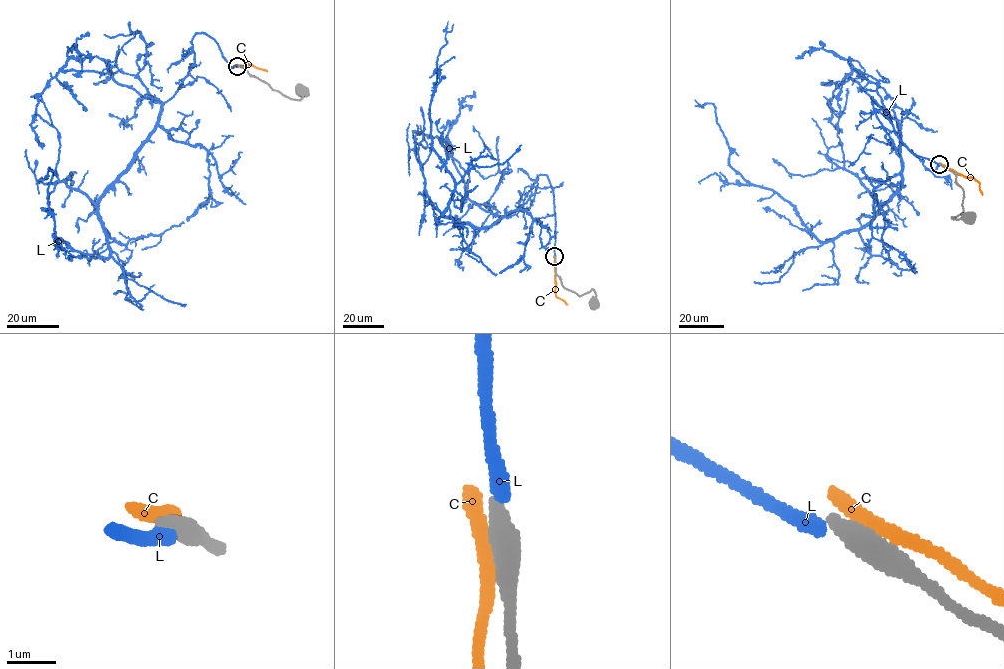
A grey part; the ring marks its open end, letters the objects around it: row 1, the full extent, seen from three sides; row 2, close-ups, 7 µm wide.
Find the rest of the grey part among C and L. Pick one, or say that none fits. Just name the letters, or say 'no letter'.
no letter

